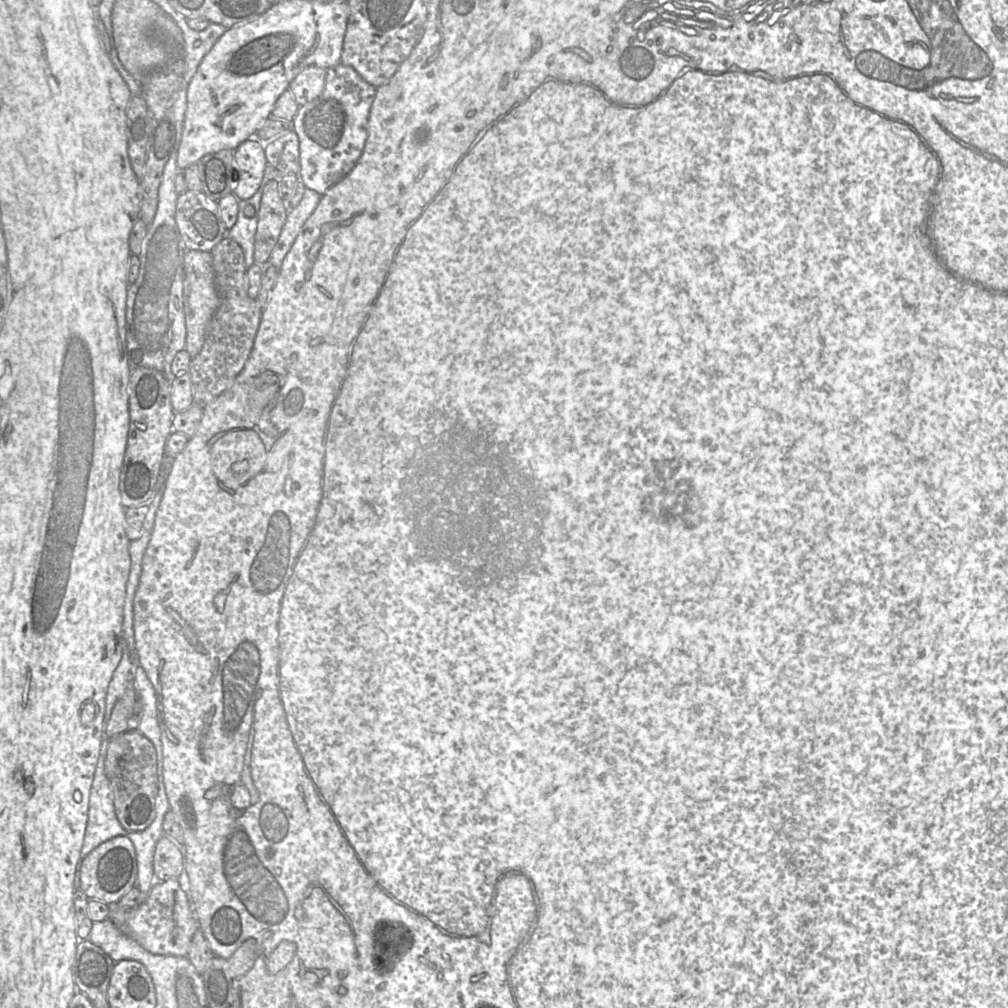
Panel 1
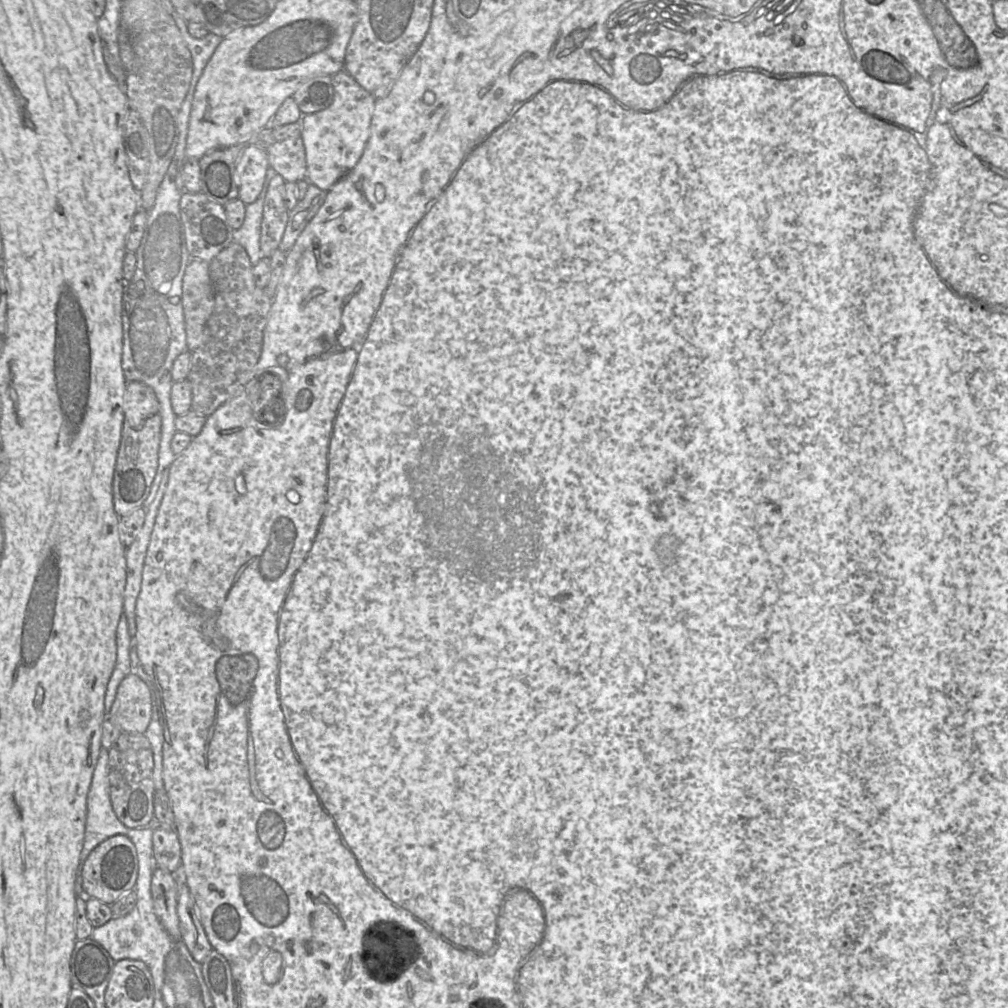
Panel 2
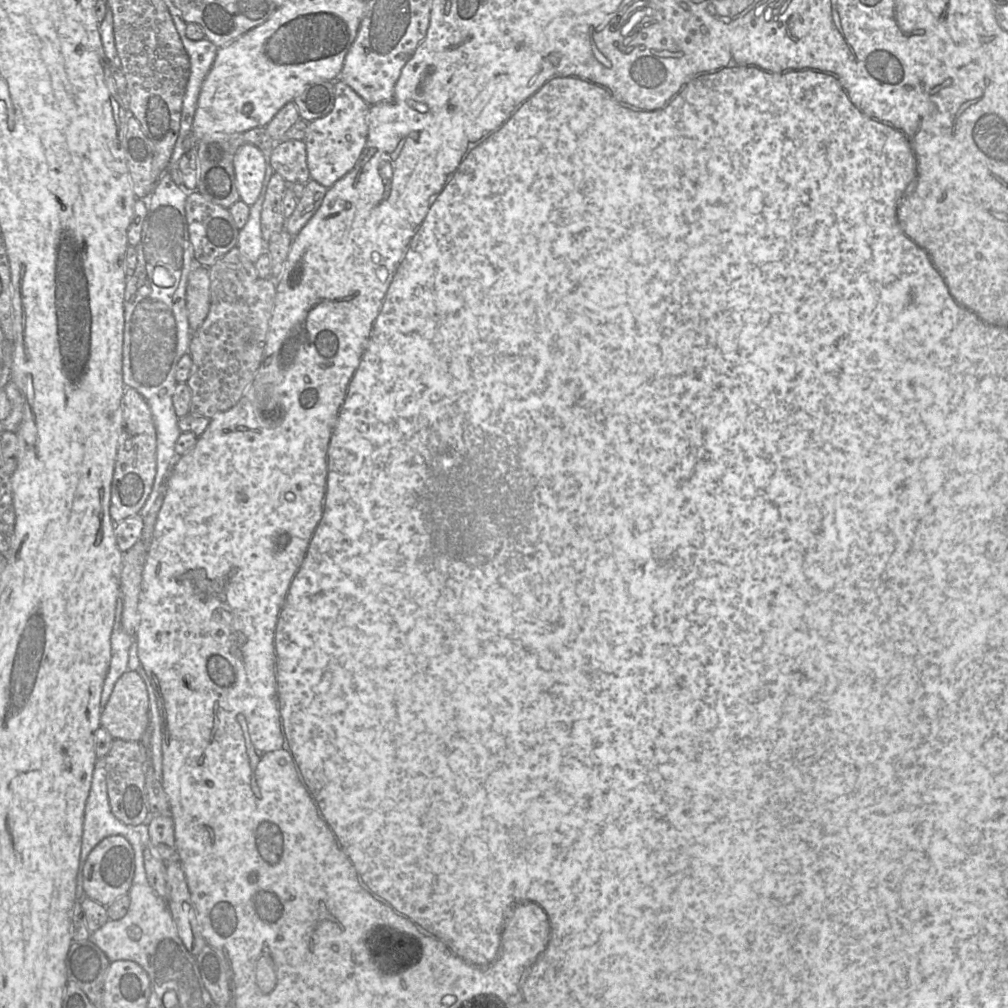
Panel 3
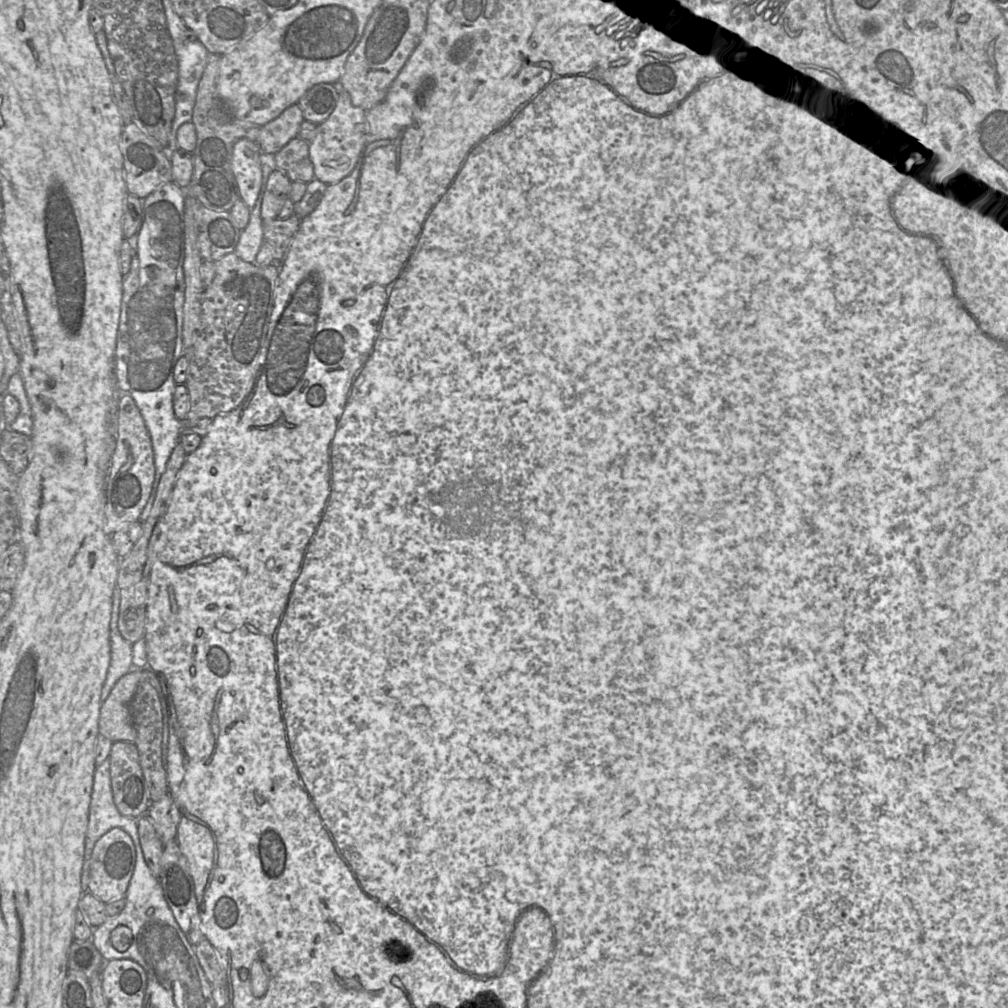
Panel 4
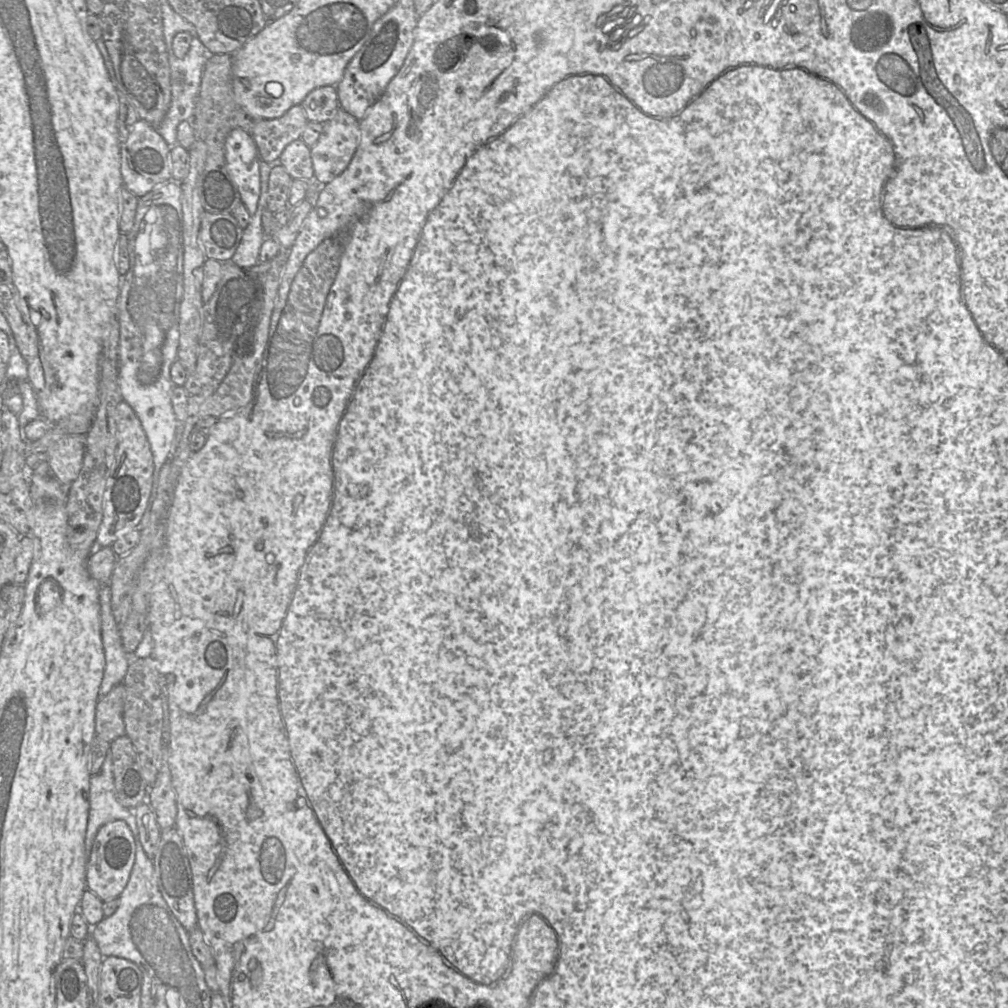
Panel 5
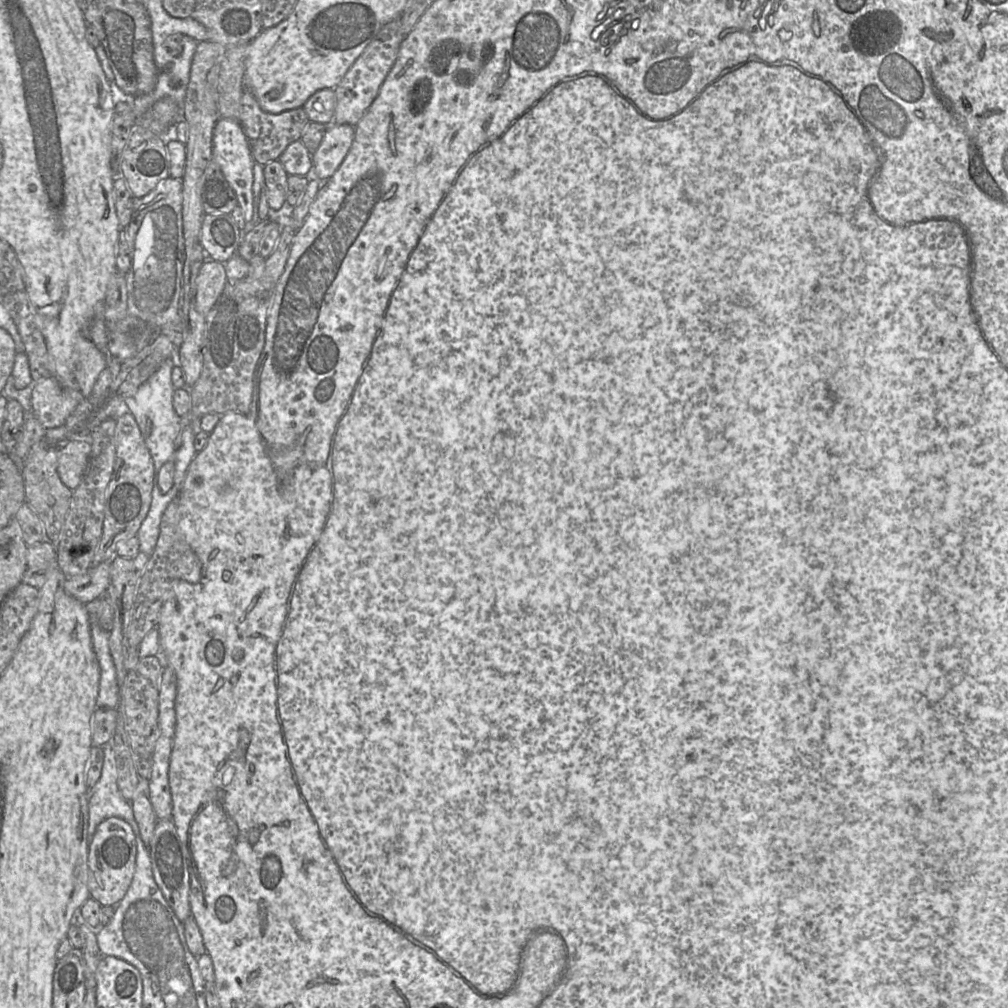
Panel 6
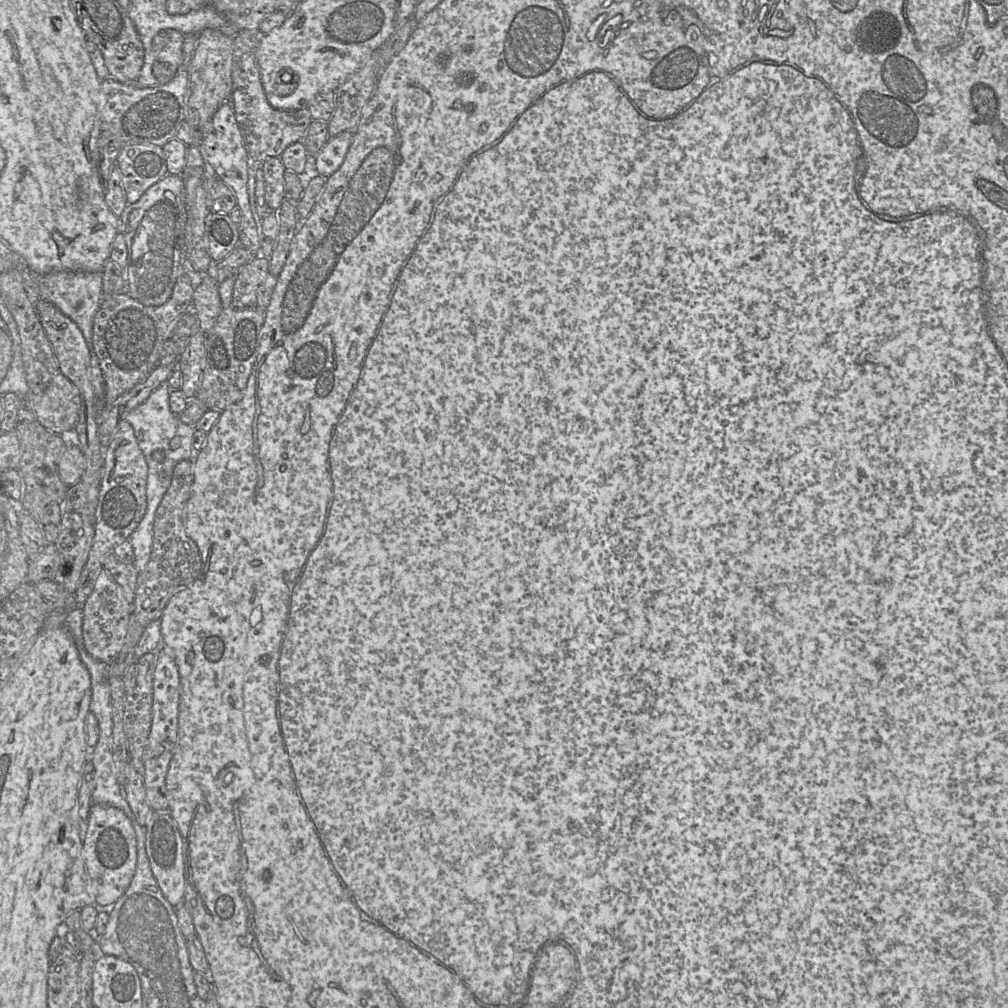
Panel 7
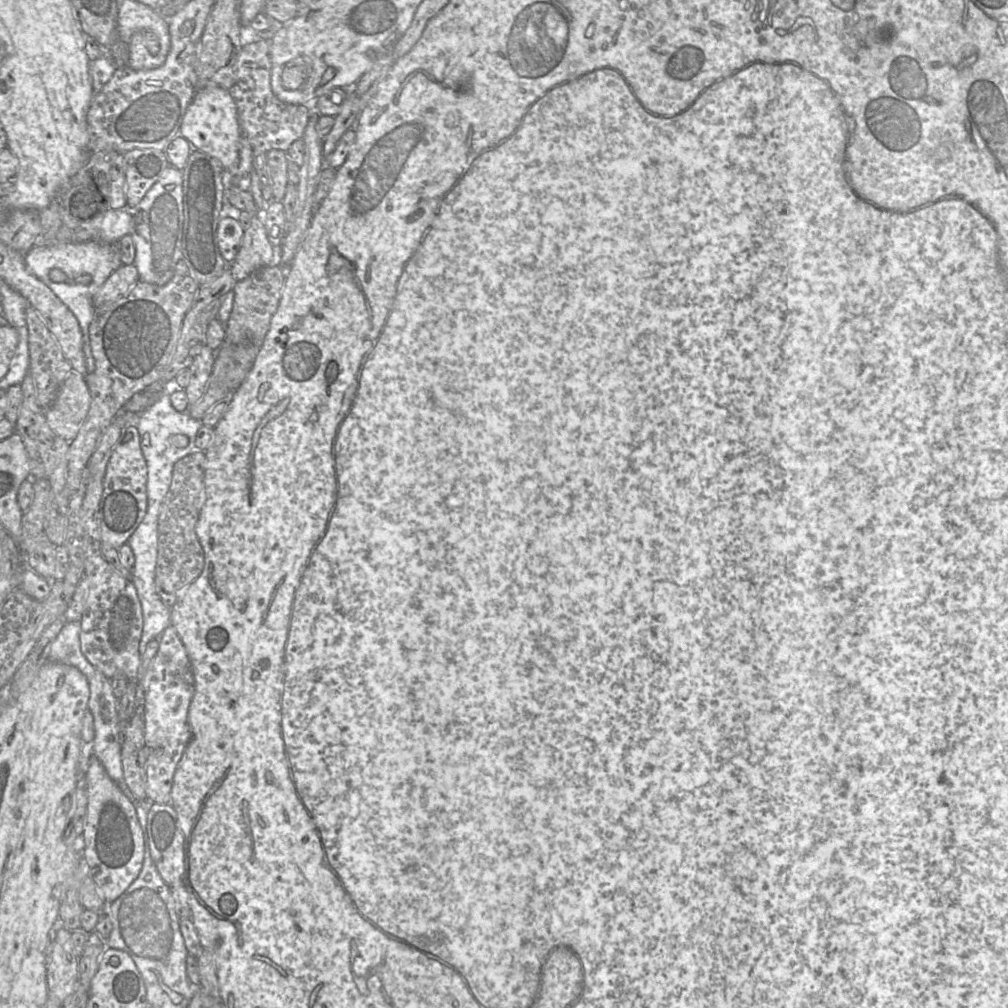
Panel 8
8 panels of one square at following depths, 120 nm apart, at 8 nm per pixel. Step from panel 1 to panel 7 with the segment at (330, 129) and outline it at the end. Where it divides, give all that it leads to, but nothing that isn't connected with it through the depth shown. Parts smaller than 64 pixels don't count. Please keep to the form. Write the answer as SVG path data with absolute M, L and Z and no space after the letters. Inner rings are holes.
M344 131L328 139L315 157L315 171L313 174L329 177L340 168L353 142L353 132Z

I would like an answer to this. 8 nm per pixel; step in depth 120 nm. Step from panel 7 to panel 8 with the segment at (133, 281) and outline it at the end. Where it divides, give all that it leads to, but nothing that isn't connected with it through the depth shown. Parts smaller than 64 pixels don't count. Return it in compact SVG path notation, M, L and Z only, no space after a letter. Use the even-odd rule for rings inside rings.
M168 167L159 180L145 194L135 208L126 208L131 211L133 228L130 236L133 239L136 255L134 265L139 274L139 280L155 285L165 285L173 277L176 265L184 257L183 254L183 172L175 167Z

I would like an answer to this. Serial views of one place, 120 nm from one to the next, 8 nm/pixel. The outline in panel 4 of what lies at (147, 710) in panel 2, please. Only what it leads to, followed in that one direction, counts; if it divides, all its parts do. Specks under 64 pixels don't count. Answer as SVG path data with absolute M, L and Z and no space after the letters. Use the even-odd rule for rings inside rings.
M132 668L112 688L99 710L99 734L114 742L135 742L130 702L141 681L142 669Z

